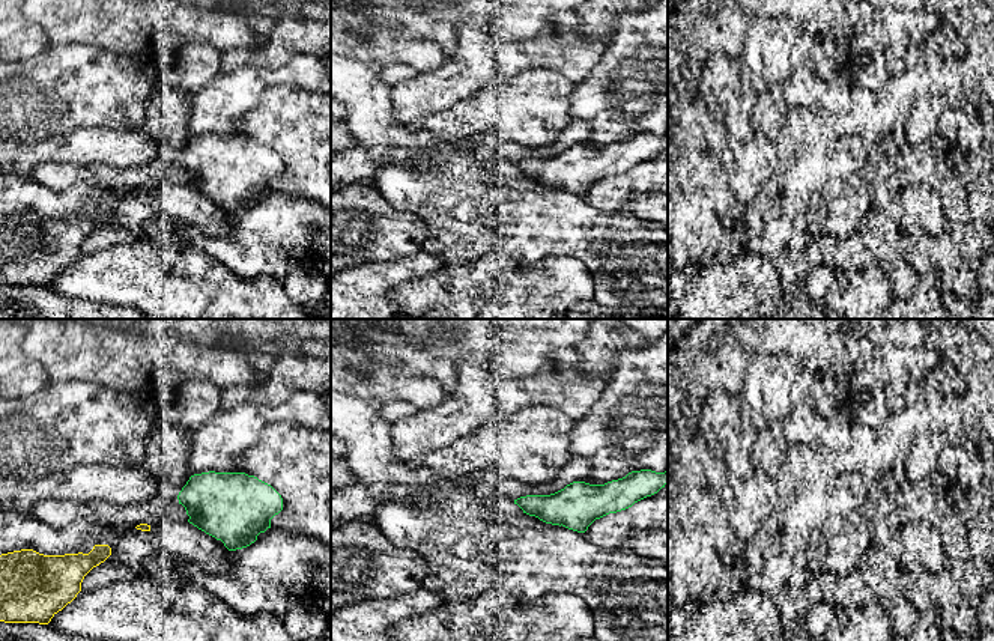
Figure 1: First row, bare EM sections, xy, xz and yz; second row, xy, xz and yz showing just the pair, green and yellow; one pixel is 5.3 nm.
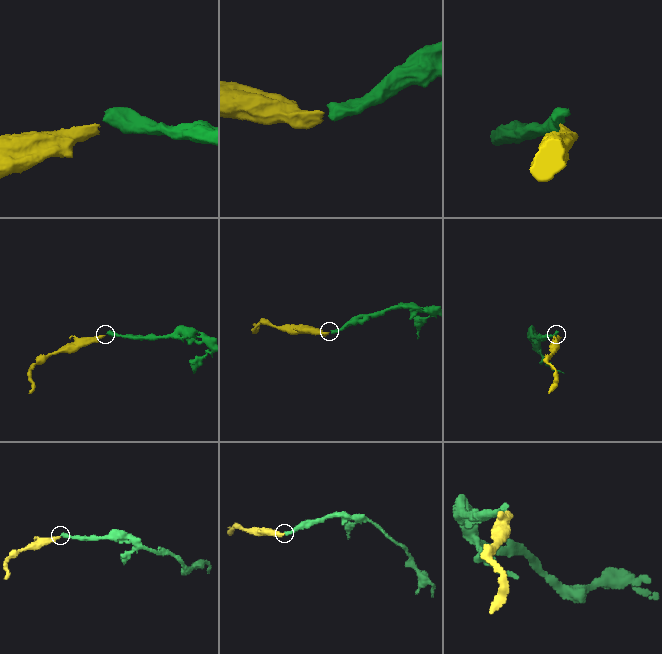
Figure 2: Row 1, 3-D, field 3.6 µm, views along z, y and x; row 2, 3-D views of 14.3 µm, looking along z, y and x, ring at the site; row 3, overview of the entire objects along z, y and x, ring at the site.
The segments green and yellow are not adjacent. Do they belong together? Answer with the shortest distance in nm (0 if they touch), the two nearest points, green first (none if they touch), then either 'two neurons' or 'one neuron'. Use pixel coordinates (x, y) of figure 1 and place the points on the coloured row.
200 nm apart; from green across xy (179, 503), (149, 525); two neurons

